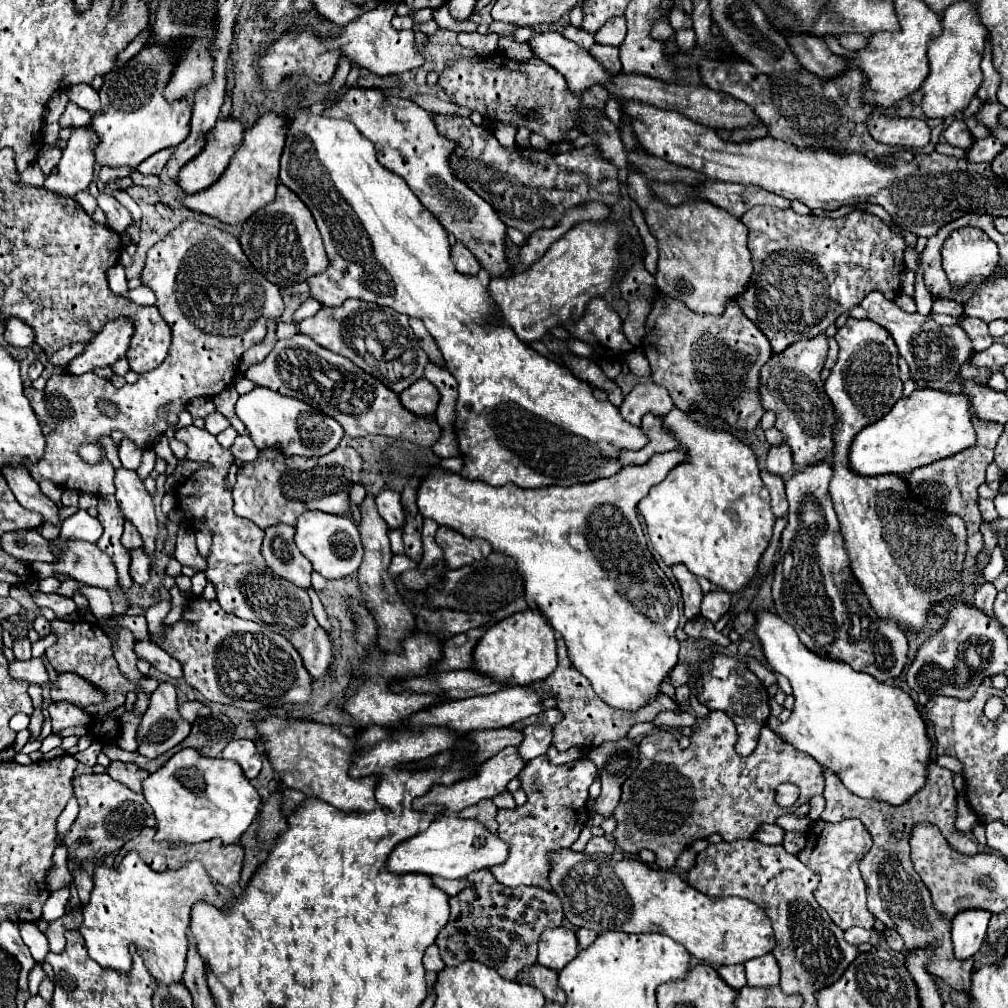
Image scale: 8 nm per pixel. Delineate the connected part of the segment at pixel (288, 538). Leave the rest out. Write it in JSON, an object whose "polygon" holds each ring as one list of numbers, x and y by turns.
{"polygon":[[275,524,267,528,263,540,263,558,275,574,287,578,289,582,305,590,311,586,313,566,299,552,293,536,295,536,295,528,287,524]]}

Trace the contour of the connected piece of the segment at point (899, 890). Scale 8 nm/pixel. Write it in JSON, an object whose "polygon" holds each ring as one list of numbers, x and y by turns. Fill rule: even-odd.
{"polygon":[[935,762,929,766,927,786,901,806,889,806,885,802,873,802,873,800,859,798,843,786,837,774,833,774,831,770,825,770,825,790,823,790,825,810,821,814,821,820,841,822,845,818,857,818,865,824,865,828,869,830,873,838,873,845,867,852,867,856,863,856,863,860,859,862,859,870,867,884,869,912,877,920,881,920,887,928,893,928,901,934,901,938,905,940,907,952,931,948,933,954,929,958,927,972,937,978,943,978,951,988,969,994,973,958,967,958,967,960,955,958,953,946,951,946,951,922,935,910,931,902,931,894,927,886,923,884,921,876,913,870,913,864,909,858,911,830,913,826,923,824,923,822,937,826,943,838,947,840,947,844,955,852,963,856,977,854,977,844,965,834,959,834,955,828,955,796,957,796,957,790,953,786,953,774,937,766]]}

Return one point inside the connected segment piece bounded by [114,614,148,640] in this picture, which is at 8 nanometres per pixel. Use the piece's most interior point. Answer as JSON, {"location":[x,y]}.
{"location":[138,626]}

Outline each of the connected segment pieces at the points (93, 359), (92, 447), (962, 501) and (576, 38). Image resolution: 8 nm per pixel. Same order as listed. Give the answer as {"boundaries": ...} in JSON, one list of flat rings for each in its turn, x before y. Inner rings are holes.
{"boundaries":[[[131,318,111,320,109,326,103,326,103,330,85,346,85,352,79,354,67,366,67,372,77,376,101,366,111,366,115,360,125,356,131,336,133,336]],[[83,444,83,446,79,446,77,454,79,454,79,458,85,458,87,464,99,464,103,458,101,448,97,444]],[[971,414,971,422,977,432,977,442,969,446,967,450,961,450,959,454,953,454,951,458,943,458,935,464,927,464,919,470,913,470,909,474,903,474,905,482,911,486,911,498,921,500,929,510,941,512,941,514,957,514,965,520,967,526,967,558,963,564,963,572,971,574,975,578,975,586,985,584,985,578,981,572,977,572,977,558,983,552,983,536,979,532,979,526,983,522,979,506,977,506,977,488,985,482,985,468,993,462,993,452,997,446,997,440,1003,432,1003,426,997,422,985,422,977,414]],[[570,23,567,25,565,30,563,30,563,36,567,36,571,42,583,46,585,50,589,50,589,48,595,44,593,34,589,34,589,32,581,30,581,28,575,28,575,26,572,26]]]}

